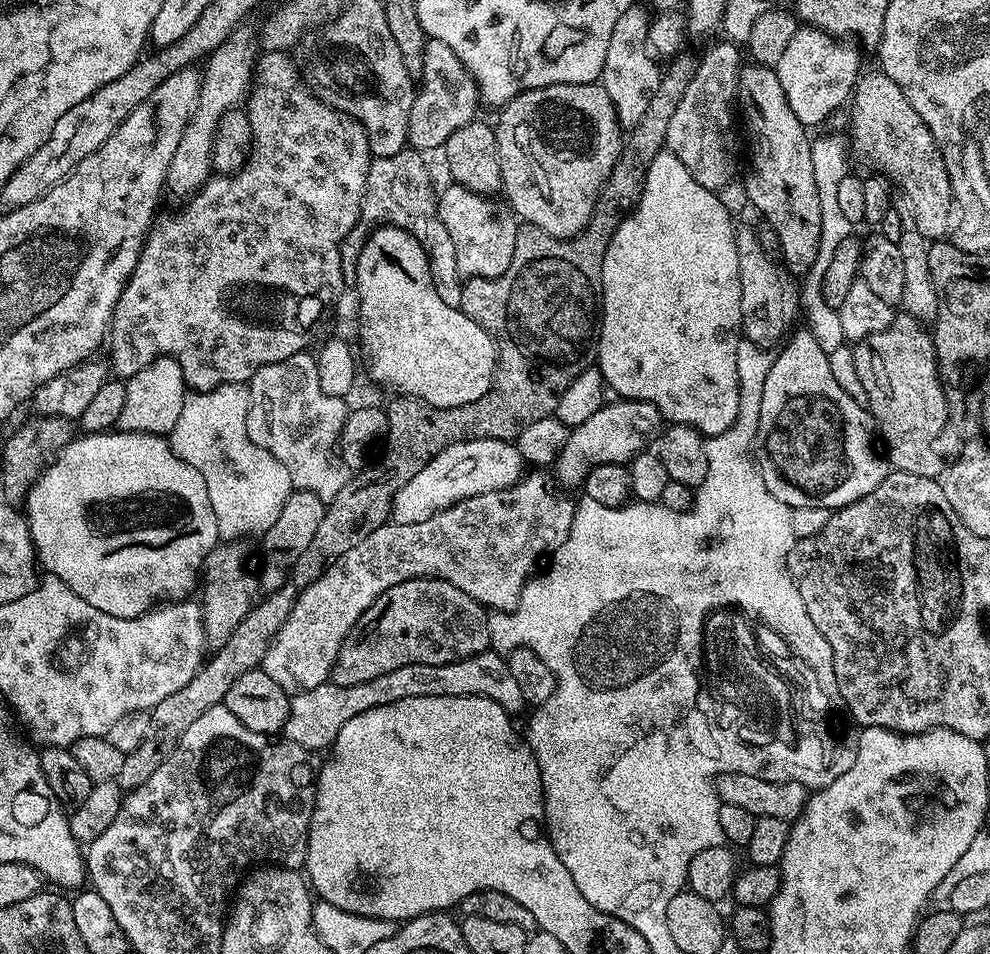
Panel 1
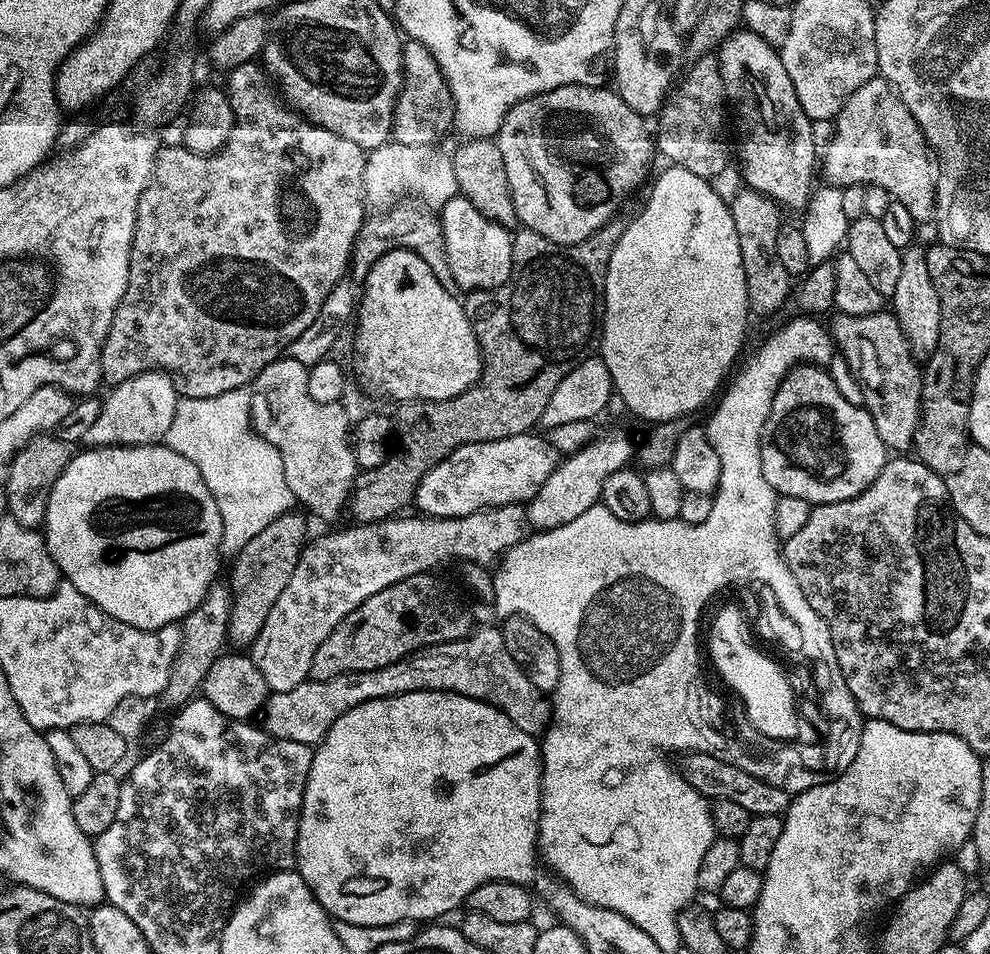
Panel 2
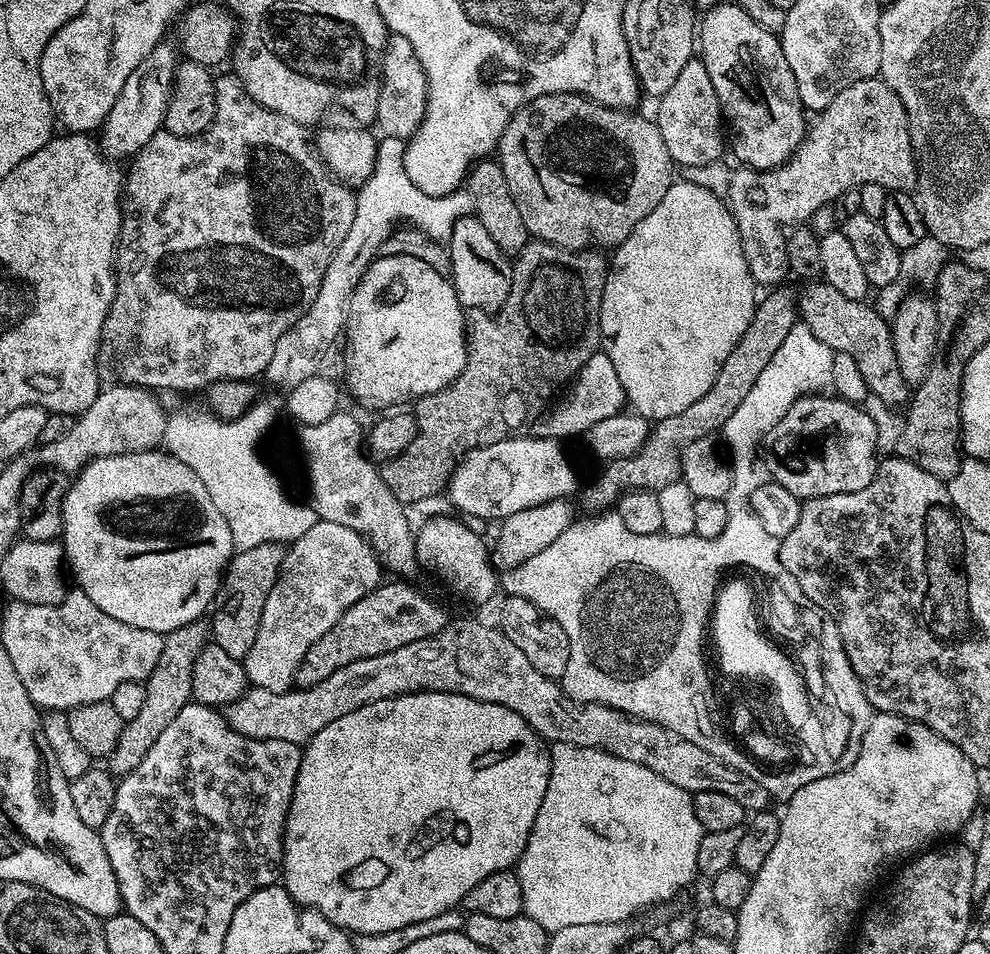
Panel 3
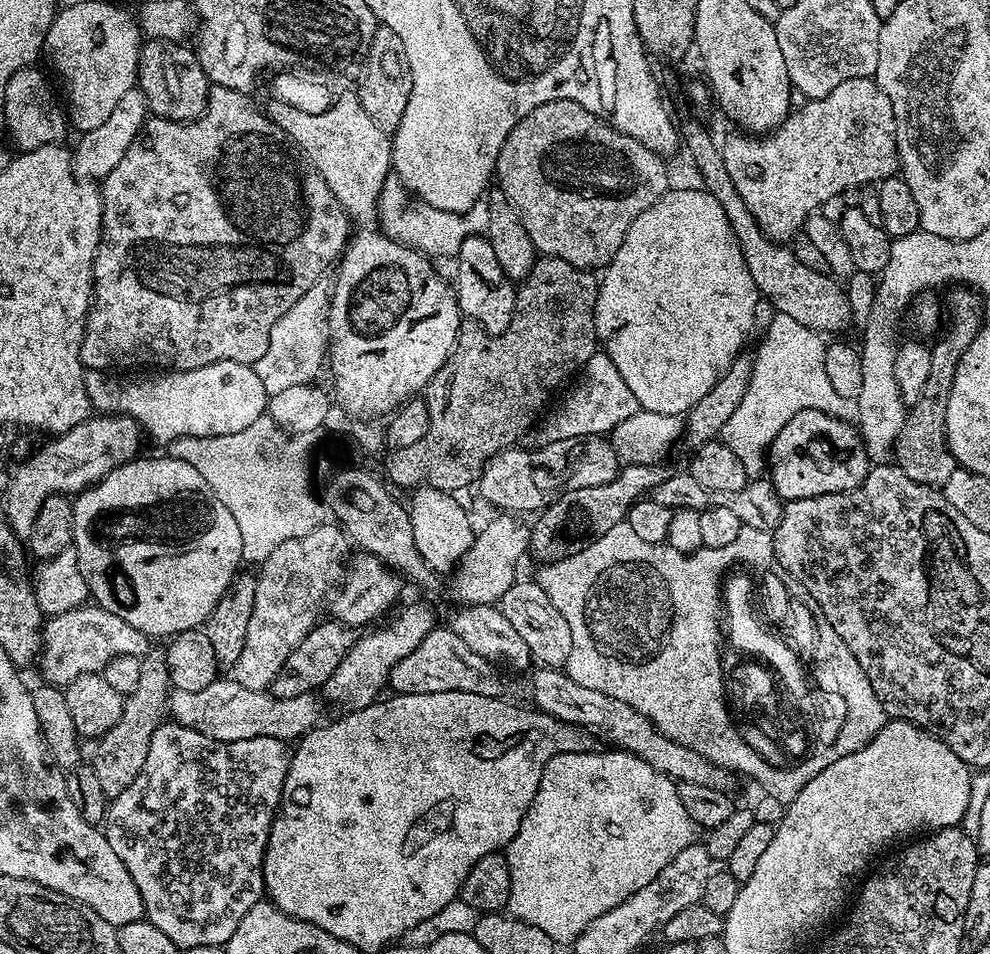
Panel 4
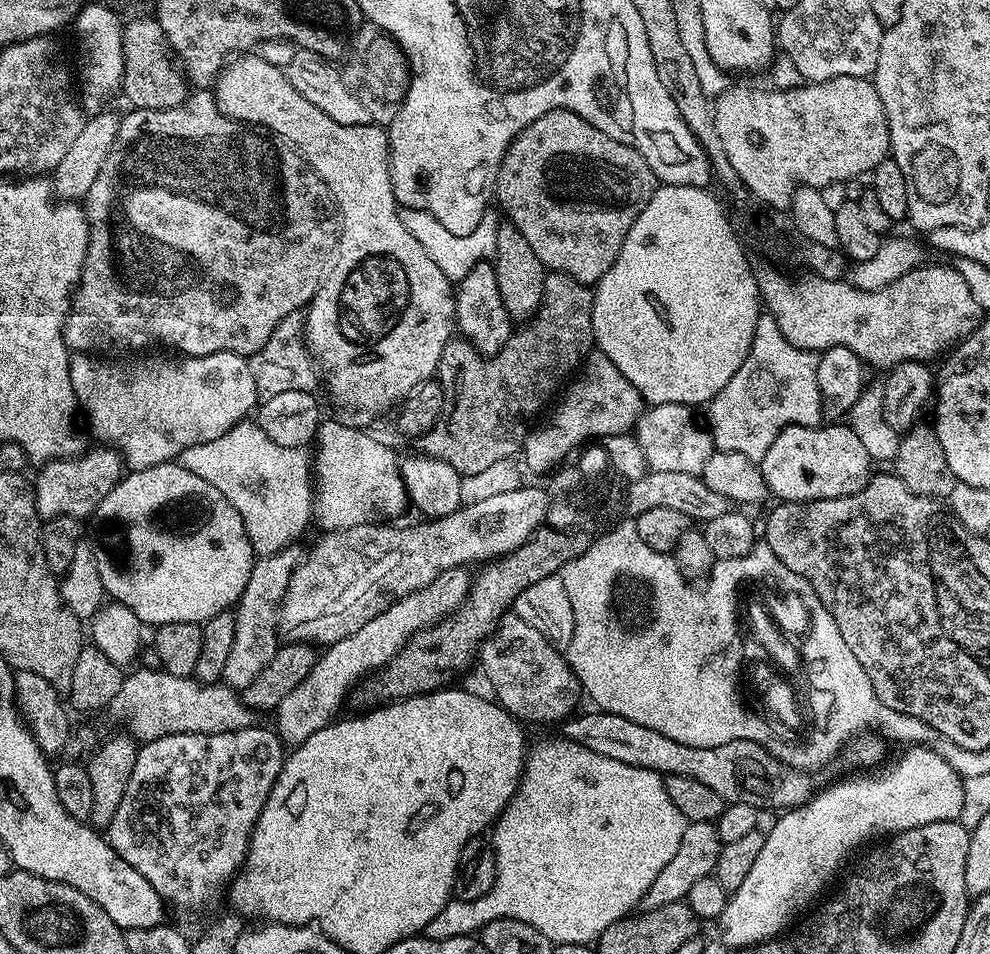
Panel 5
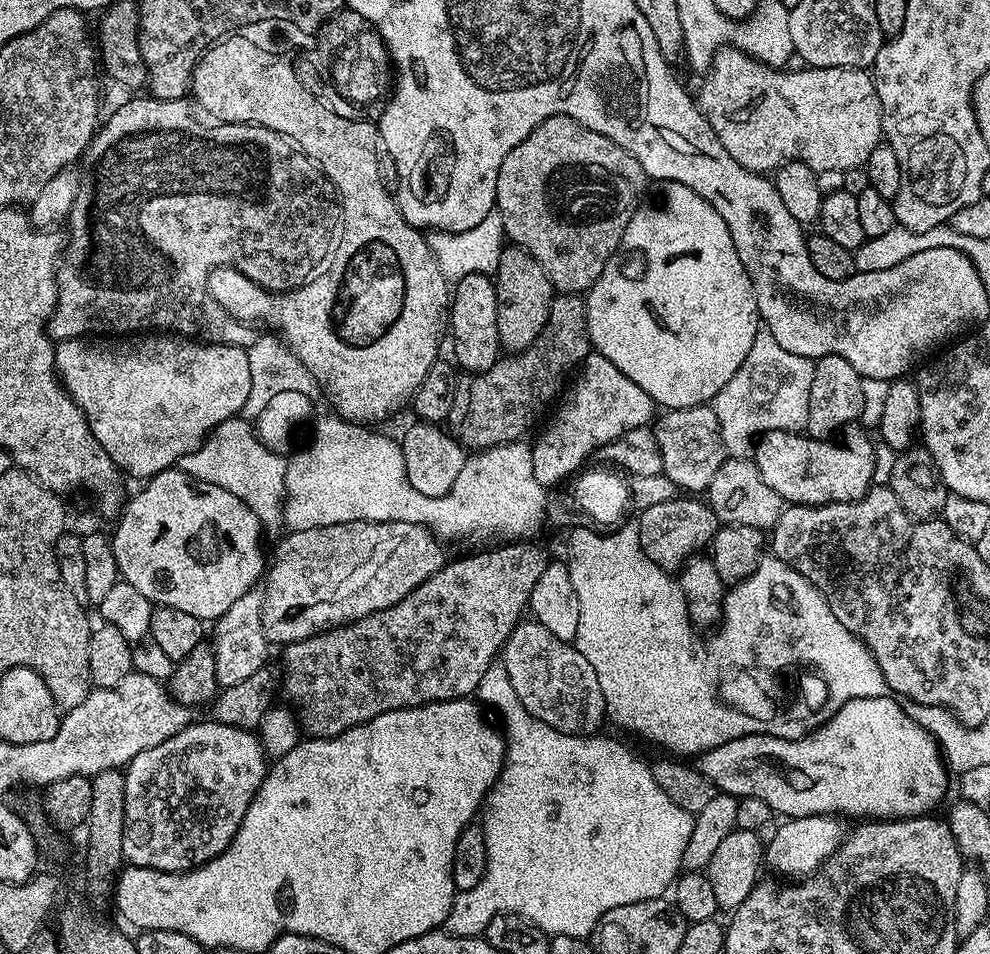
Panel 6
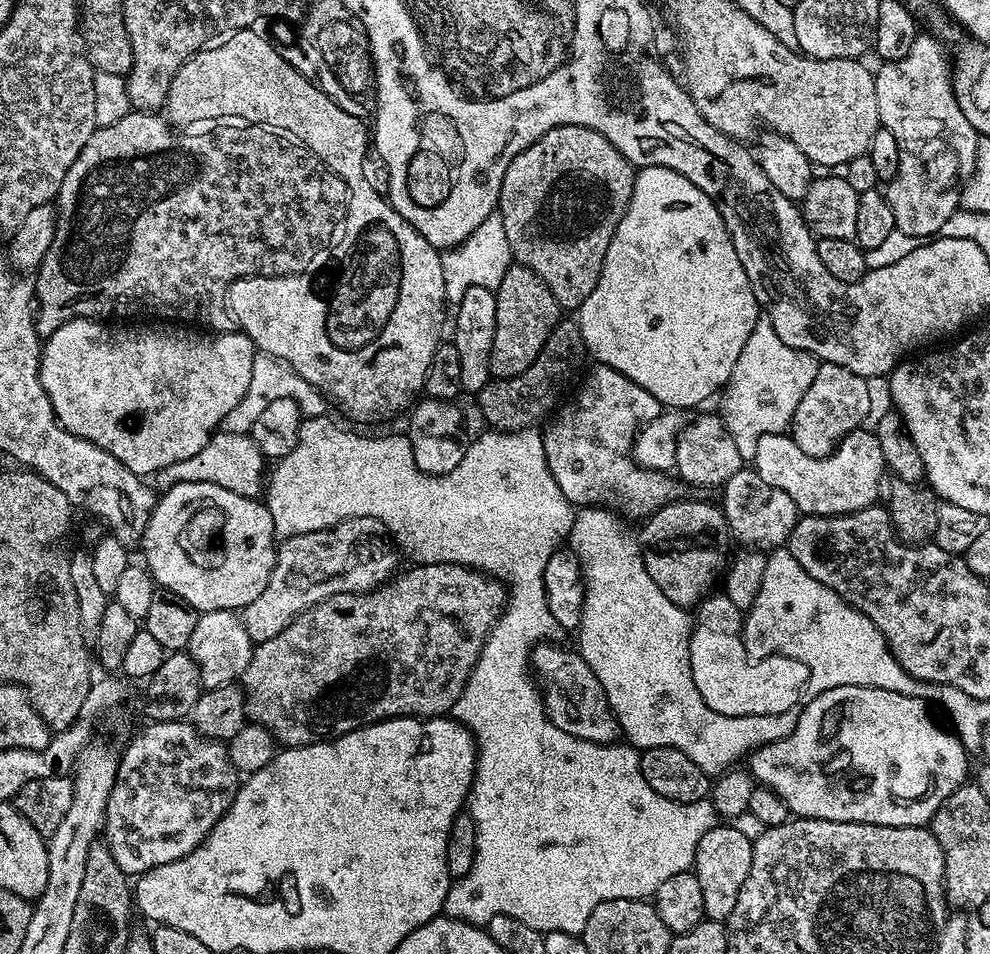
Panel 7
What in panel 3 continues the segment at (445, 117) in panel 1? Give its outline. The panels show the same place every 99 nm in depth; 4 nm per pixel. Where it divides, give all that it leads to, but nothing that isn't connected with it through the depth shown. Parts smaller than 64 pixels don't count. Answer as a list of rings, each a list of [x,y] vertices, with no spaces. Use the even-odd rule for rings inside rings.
[[[391,33],[384,47],[384,75],[380,78],[375,127],[380,127],[384,136],[407,141],[418,130],[427,101],[428,79],[418,62],[418,54],[414,54],[414,46],[402,34]]]

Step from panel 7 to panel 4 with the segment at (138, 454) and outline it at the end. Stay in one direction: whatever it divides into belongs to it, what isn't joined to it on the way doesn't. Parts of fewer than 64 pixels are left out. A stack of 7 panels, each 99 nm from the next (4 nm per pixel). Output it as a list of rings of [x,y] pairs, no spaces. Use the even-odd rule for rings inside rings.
[[[214,362],[211,368],[198,370],[182,370],[179,374],[144,374],[140,384],[108,384],[108,376],[104,374],[85,375],[86,394],[91,400],[93,409],[104,414],[132,416],[140,423],[141,429],[148,432],[156,440],[171,442],[178,438],[206,438],[207,436],[225,436],[238,430],[246,430],[250,422],[258,422],[258,418],[268,410],[268,391],[266,386],[258,382],[255,367],[245,366],[242,362]]]

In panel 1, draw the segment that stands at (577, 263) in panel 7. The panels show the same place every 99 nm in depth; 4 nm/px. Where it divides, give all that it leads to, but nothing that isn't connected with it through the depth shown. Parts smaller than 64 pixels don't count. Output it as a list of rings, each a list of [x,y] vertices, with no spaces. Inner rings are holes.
[[[599,82],[542,86],[518,94],[499,112],[500,121],[495,121],[494,127],[502,162],[502,192],[508,207],[523,223],[538,226],[554,238],[570,240],[577,236],[590,222],[600,190],[620,157],[622,125],[610,94]]]

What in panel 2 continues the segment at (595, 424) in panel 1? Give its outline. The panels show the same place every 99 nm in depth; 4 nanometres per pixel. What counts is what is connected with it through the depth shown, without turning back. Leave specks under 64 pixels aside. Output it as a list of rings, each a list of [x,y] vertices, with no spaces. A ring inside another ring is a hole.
[[[612,428],[608,433],[587,444],[582,450],[565,455],[557,463],[555,470],[542,482],[538,494],[526,505],[526,520],[536,530],[558,528],[566,522],[574,522],[578,514],[586,514],[590,506],[600,503],[602,482],[614,474],[614,470],[629,467],[634,460],[634,440],[620,428]]]

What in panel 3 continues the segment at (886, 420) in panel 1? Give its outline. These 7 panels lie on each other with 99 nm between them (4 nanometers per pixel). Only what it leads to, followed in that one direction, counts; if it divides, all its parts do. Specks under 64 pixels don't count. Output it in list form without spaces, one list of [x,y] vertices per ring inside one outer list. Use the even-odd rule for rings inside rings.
[[[808,282],[803,286],[805,288],[799,289],[798,292],[798,316],[802,323],[820,341],[826,342],[826,346],[830,346],[832,352],[850,354],[850,358],[858,362],[858,370],[862,370],[862,378],[866,378],[868,391],[875,399],[889,406],[907,405],[910,400],[910,386],[902,378],[902,372],[898,370],[898,358],[894,358],[894,342],[889,321],[880,317],[871,303],[846,298],[838,290],[834,290],[834,286],[823,282]]]

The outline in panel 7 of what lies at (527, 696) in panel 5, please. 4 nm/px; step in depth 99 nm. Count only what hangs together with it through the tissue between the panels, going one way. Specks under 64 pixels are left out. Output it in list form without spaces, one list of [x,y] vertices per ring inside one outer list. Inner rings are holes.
[[[541,642],[532,649],[530,668],[538,677],[539,687],[544,698],[544,713],[558,726],[558,730],[566,730],[566,734],[580,736],[583,740],[589,740],[595,744],[614,744],[621,739],[622,733],[616,715],[612,713],[610,702],[606,698],[606,690],[602,690],[602,682],[590,670],[590,666],[580,656],[579,651],[568,648],[559,648],[556,642]]]

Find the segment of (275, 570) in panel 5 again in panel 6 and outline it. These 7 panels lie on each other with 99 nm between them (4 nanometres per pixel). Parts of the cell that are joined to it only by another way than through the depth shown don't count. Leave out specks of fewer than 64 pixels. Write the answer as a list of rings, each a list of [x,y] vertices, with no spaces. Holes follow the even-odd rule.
[[[259,587],[251,588],[226,614],[222,614],[214,621],[213,630],[210,632],[210,643],[214,654],[214,670],[218,670],[220,688],[238,686],[238,682],[246,682],[250,674],[265,667],[270,651],[270,645],[262,630],[262,608],[265,593]]]

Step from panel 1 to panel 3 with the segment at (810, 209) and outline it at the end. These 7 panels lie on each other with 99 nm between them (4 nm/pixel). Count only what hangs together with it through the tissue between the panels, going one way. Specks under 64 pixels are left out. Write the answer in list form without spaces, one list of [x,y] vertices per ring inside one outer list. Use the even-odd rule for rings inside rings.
[[[717,2],[699,17],[698,56],[710,73],[710,82],[714,82],[714,94],[718,94],[720,110],[730,129],[730,152],[740,159],[739,163],[745,168],[756,168],[759,172],[765,172],[771,168],[782,167],[804,141],[806,109],[800,101],[798,85],[789,63],[786,62],[779,35],[754,22],[736,2]]]

